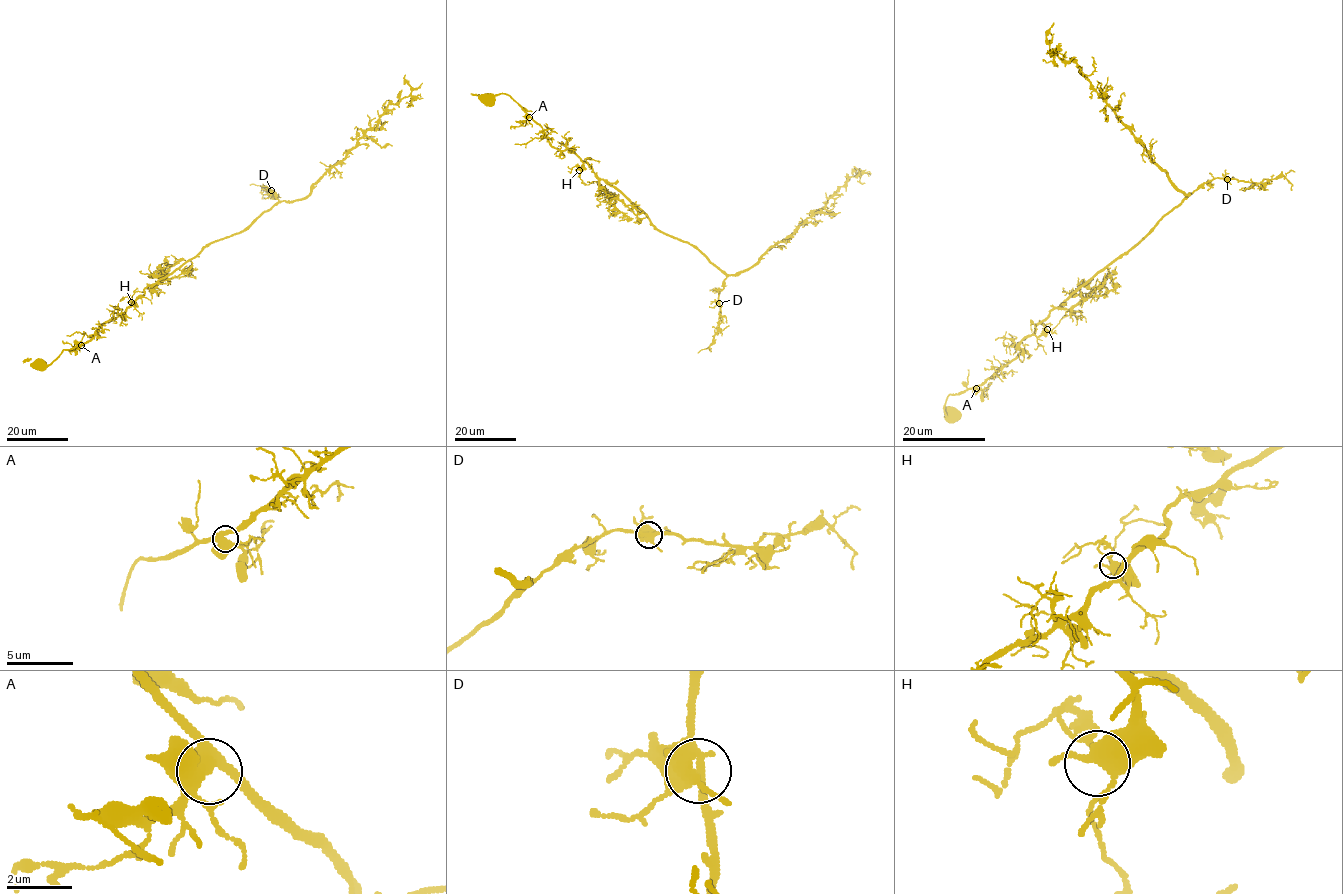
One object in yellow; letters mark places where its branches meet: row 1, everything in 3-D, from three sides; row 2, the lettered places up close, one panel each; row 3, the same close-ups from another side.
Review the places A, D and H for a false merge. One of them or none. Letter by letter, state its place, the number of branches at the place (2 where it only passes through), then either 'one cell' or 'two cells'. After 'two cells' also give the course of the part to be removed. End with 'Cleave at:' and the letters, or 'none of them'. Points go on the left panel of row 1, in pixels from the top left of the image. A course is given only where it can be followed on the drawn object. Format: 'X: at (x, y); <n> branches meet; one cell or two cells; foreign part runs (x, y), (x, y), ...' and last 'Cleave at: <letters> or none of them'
A: at (81, 345); 5 branches meet; one cell
D: at (271, 190); 5 branches meet; one cell
H: at (131, 302); 5 branches meet; one cell
Cleave at: none of them

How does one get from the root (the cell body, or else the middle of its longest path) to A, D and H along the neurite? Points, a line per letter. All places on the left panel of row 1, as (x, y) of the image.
A: (39, 363), (41, 361), (48, 366), (64, 349), (81, 345)
D: (39, 363), (48, 366), (64, 349), (87, 342), (146, 287), (210, 243), (246, 228), (278, 201), (271, 190)
H: (39, 363), (41, 361), (48, 366), (64, 349), (87, 342), (104, 322), (135, 306), (131, 302)

